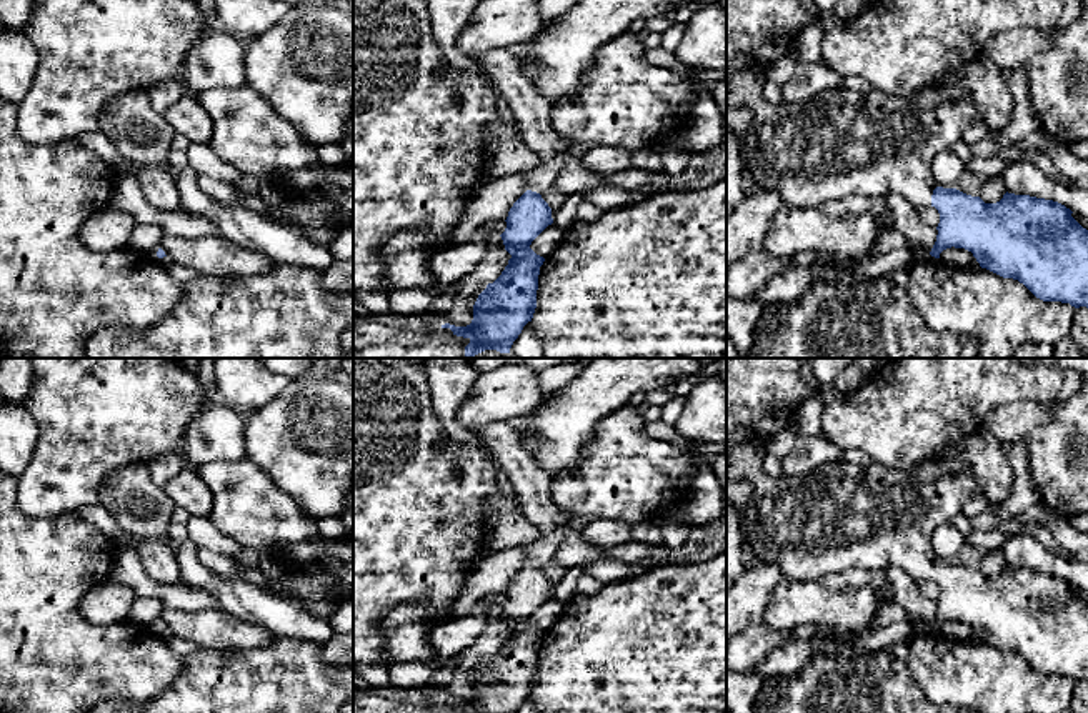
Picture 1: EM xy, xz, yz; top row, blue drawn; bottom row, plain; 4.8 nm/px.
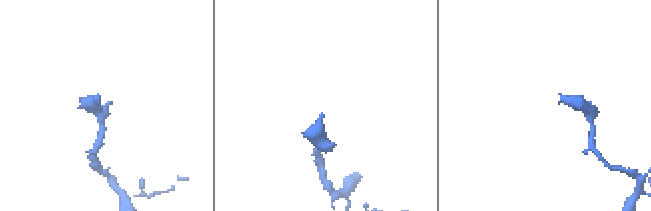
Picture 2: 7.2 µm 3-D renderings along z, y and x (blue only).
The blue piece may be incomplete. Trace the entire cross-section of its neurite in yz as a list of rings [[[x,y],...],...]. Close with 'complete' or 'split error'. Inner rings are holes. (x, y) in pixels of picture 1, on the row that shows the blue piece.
[[[736,70],[726,78],[726,105],[751,112],[751,123],[740,138],[741,160],[758,188],[776,193],[783,207],[818,208],[825,202],[843,200],[851,195],[883,198],[896,193],[916,210],[930,205],[938,210],[940,223],[936,242],[930,252],[931,257],[940,258],[940,253],[951,247],[965,248],[973,253],[981,268],[1003,278],[1018,280],[1043,302],[1088,308],[1088,230],[1071,217],[1070,208],[1053,200],[1008,192],[1000,202],[985,203],[980,197],[935,183],[930,172],[931,160],[963,140],[966,128],[981,122],[980,108],[970,92],[931,110],[918,110],[908,98],[888,95],[876,88],[858,93],[843,85],[825,90],[803,103],[768,103],[763,100],[765,82],[765,70]]] | split error

